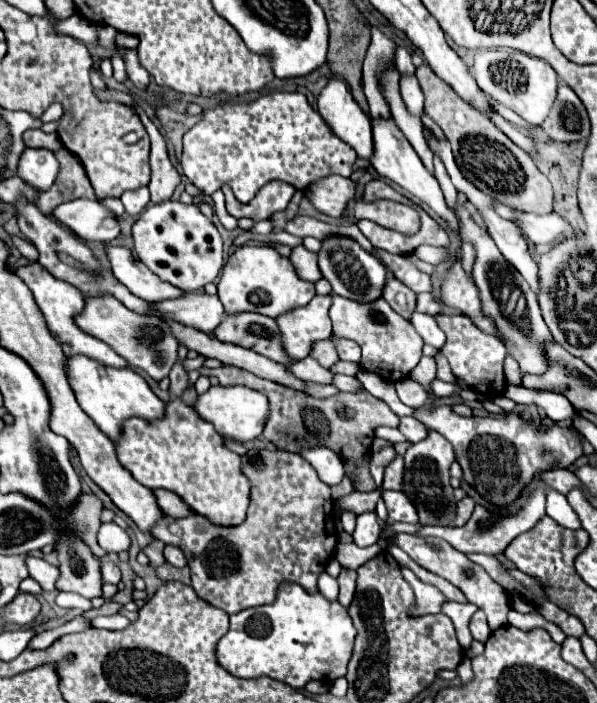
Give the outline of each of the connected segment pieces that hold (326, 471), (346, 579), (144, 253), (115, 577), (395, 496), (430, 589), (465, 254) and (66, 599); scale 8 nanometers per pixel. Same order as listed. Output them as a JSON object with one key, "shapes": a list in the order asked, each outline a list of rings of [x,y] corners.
{"shapes":[[[[302,444],[300,456],[312,464],[312,468],[318,472],[318,478],[322,482],[326,482],[328,486],[338,484],[342,480],[342,476],[344,476],[342,460],[330,448],[324,448],[324,446],[312,448],[308,444]]],[[[342,570],[338,576],[338,584],[340,584],[338,602],[342,606],[350,606],[356,592],[356,570]]],[[[176,200],[150,204],[132,224],[132,238],[138,260],[158,274],[162,282],[186,292],[200,290],[208,282],[214,282],[224,266],[222,236],[196,204],[182,204]]],[[[112,562],[102,564],[102,580],[106,584],[118,584],[120,582],[120,568]]],[[[384,490],[382,498],[388,508],[388,522],[408,522],[408,524],[418,522],[418,514],[416,514],[414,504],[402,492]]],[[[402,568],[402,574],[404,574],[406,582],[412,586],[414,594],[416,594],[416,606],[410,610],[410,614],[418,616],[418,614],[441,613],[442,604],[447,599],[440,590],[436,590],[434,586],[428,586],[424,582],[420,582],[408,568]]],[[[462,243],[462,266],[468,274],[472,271],[472,266],[475,261],[475,249],[470,243]]],[[[60,592],[56,597],[56,604],[60,607],[75,607],[83,611],[92,609],[91,601],[72,592]]]]}

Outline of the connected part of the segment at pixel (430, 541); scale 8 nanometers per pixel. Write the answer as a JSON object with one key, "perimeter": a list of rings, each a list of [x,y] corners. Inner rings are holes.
{"perimeter":[[[396,534],[394,538],[388,538],[386,550],[390,550],[392,544],[402,548],[414,562],[418,562],[426,570],[430,570],[430,572],[446,578],[454,586],[458,586],[466,594],[468,602],[476,604],[478,608],[482,608],[486,612],[486,618],[488,618],[488,624],[490,624],[492,630],[496,630],[496,628],[506,624],[506,616],[510,612],[508,594],[504,592],[504,588],[498,582],[494,582],[490,578],[490,574],[480,564],[474,564],[466,554],[458,552],[456,548],[452,548],[446,540],[440,540],[440,538],[420,538],[420,536],[412,536],[412,534]]]}

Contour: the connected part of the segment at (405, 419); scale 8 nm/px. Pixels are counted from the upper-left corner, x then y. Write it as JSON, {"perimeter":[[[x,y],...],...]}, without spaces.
{"perimeter":[[[402,416],[400,418],[400,424],[398,424],[398,430],[406,436],[408,442],[420,442],[426,438],[428,430],[424,424],[420,424],[416,418],[412,416]]]}

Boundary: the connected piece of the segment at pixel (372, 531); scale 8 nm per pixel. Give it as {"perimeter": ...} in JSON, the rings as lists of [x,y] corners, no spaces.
{"perimeter":[[[362,512],[356,520],[356,530],[352,534],[354,544],[370,546],[378,542],[378,536],[380,536],[380,524],[376,518],[376,512]]]}

